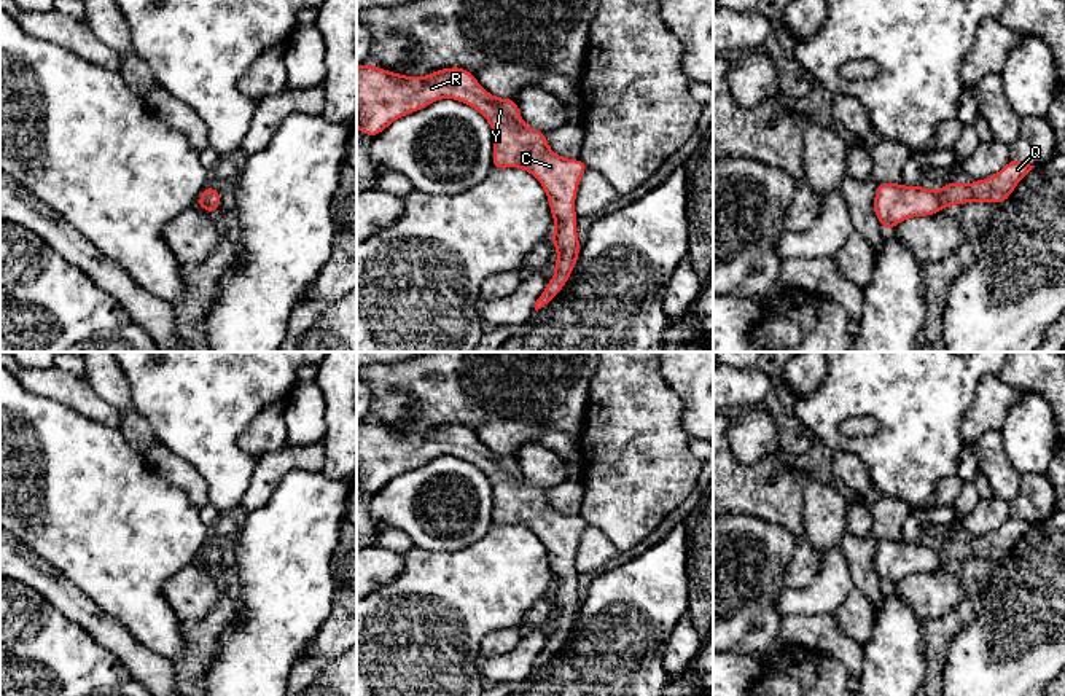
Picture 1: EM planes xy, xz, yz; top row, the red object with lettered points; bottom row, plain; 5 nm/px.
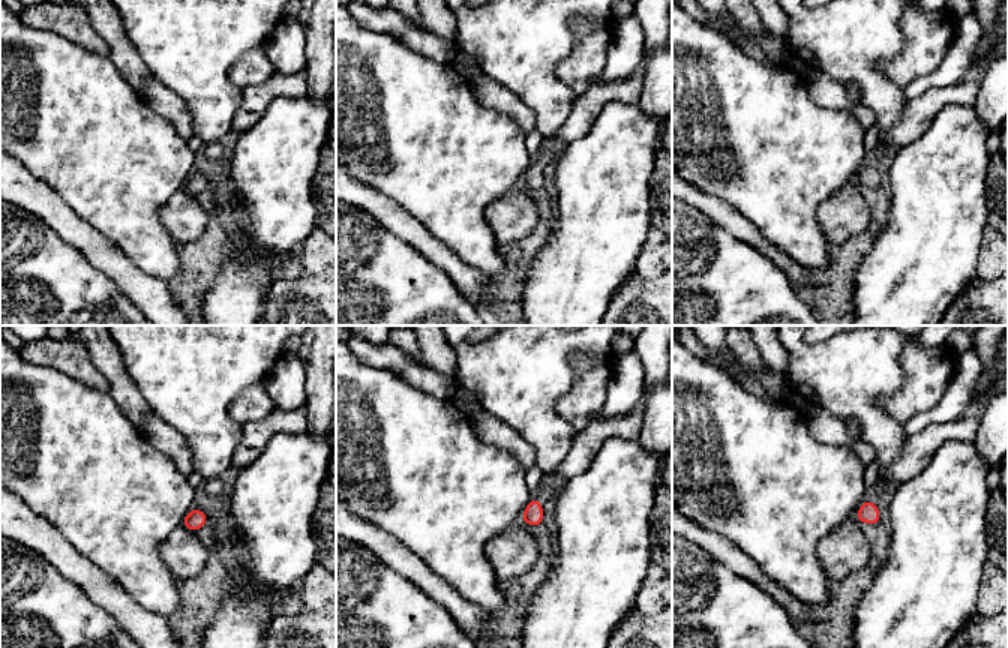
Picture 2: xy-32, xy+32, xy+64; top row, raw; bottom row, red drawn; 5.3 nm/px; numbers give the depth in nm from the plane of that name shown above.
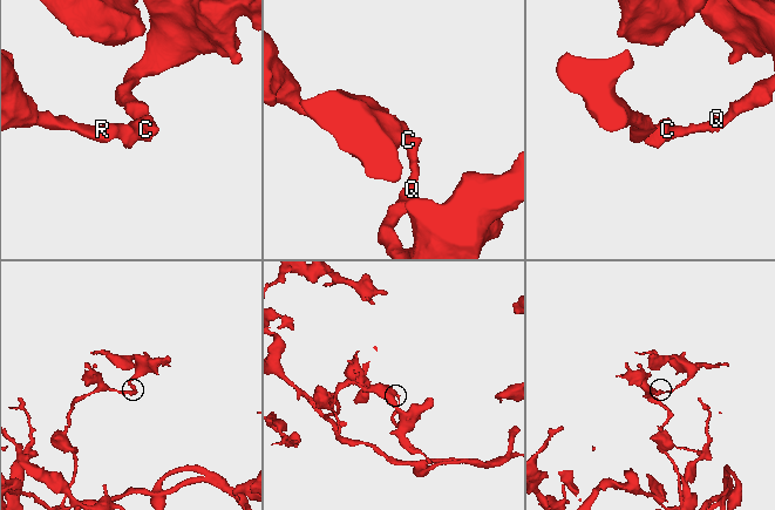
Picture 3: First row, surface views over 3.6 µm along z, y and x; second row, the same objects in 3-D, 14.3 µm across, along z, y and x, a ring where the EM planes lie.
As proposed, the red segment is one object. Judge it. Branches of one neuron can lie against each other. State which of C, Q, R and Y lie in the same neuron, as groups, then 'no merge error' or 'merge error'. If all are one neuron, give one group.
C Q R Y; no merge error

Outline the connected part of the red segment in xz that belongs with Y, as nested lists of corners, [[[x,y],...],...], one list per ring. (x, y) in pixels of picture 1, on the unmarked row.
[[[371,420],[357,424],[357,484],[368,494],[379,492],[396,475],[419,468],[439,456],[455,456],[478,467],[493,487],[492,522],[519,524],[544,545],[556,585],[556,632],[546,640],[535,667],[548,663],[565,643],[578,618],[575,554],[587,522],[556,511],[546,489],[530,486],[517,467],[516,456],[489,451],[465,425],[449,424],[427,433],[404,433]]]

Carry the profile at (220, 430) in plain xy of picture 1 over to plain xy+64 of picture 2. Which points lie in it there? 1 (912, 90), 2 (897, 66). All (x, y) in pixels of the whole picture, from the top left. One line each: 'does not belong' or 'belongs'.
1: does not belong
2: does not belong

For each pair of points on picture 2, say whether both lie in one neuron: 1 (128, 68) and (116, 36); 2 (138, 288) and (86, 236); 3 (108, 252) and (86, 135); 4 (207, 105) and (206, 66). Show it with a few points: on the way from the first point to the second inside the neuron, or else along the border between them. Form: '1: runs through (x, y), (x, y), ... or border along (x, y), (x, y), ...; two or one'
1: runs through (128, 60), (119, 44); one
2: runs through (125, 275), (99, 249); one
3: border along (78, 215), (111, 240), (131, 261); two
4: runs through (207, 96), (206, 75); one

